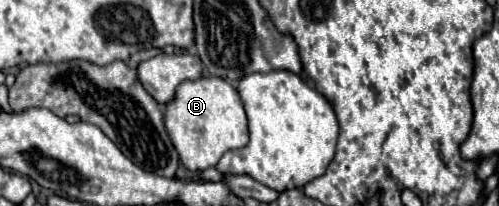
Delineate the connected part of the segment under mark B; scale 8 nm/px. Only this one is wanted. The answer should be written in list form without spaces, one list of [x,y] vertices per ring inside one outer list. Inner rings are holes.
[[[203,75],[201,79],[179,83],[175,99],[163,107],[163,119],[181,163],[193,173],[213,167],[223,153],[247,145],[247,117],[239,93],[219,77]]]

